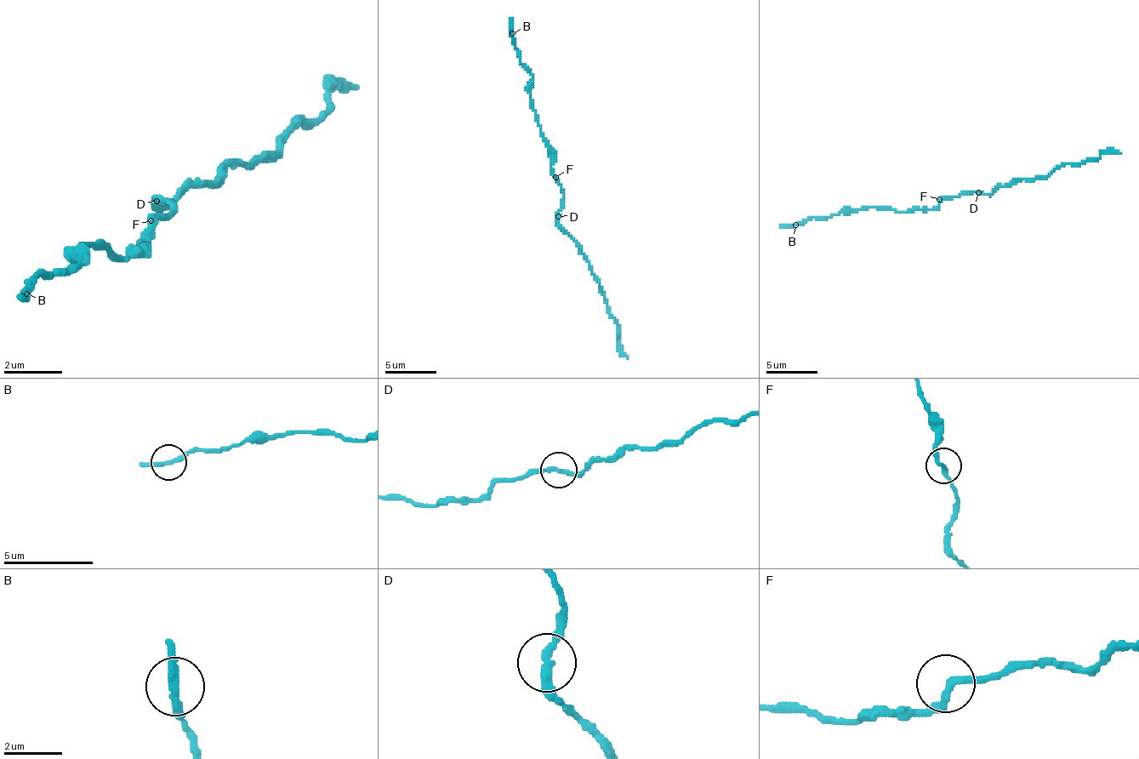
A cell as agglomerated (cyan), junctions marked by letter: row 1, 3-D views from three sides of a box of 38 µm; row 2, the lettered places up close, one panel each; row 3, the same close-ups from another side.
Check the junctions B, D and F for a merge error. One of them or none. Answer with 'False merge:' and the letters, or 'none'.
False merge: none

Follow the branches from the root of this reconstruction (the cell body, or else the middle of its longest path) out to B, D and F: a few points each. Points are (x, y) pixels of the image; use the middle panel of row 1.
B: (563, 192), (550, 169), (550, 146), (540, 131), (532, 108), (532, 77), (520, 61), (512, 33)
D: (563, 192), (563, 208), (558, 215)
F: (563, 192), (555, 177)

